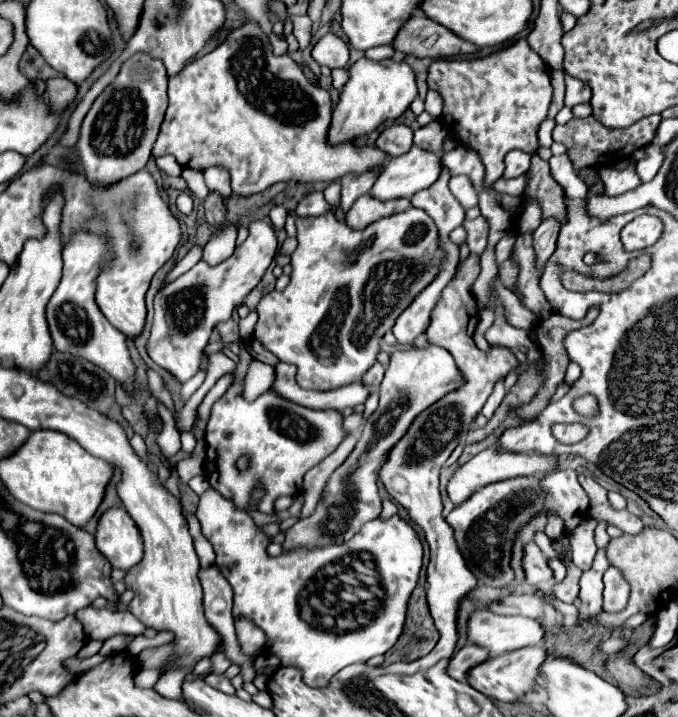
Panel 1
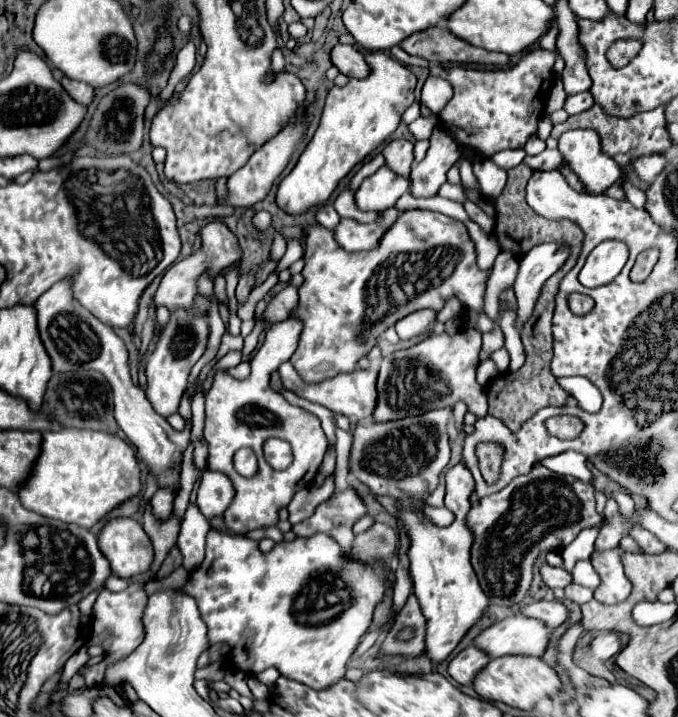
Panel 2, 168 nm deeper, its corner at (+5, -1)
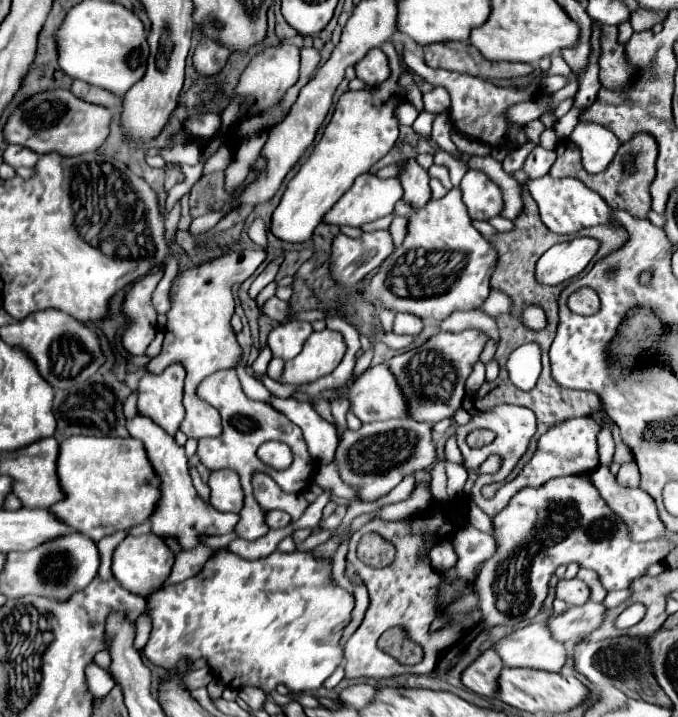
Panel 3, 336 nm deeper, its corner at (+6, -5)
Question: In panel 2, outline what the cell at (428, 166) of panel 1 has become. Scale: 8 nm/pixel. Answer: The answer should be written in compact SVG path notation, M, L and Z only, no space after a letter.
M385 165L361 183L355 191L355 203L361 211L385 211L397 203L409 185L409 179L399 177Z

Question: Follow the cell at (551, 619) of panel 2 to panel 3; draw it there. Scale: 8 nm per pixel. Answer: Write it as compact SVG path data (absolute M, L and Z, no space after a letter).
M588 601L580 607L568 607L564 613L554 613L546 623L552 637L562 643L576 643L602 623L604 611L606 607L602 603Z

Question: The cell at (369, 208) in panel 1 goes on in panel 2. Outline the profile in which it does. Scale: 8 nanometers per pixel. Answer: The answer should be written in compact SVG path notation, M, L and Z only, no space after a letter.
M391 207L375 223L369 223L369 225L357 223L353 219L341 219L333 235L335 235L335 241L349 253L377 249L381 237L393 225L393 221L397 221L397 217L399 217L399 211Z

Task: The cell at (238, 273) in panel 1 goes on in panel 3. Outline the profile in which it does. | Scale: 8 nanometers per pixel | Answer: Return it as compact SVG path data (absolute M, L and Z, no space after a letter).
M172 363L162 373L148 373L138 385L138 411L174 435L184 419L184 365Z

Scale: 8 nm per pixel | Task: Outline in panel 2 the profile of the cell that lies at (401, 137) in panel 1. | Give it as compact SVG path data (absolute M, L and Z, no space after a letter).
M399 139L391 141L383 147L383 155L387 161L387 167L393 169L401 177L409 177L411 163L413 163L413 143Z

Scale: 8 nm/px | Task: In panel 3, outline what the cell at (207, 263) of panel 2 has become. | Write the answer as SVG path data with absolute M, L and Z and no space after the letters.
M246 249L246 251L224 251L220 257L204 261L200 265L192 265L178 273L172 283L170 291L170 311L166 323L166 335L162 343L162 351L150 359L148 371L160 373L172 361L180 361L186 367L186 381L184 381L184 407L186 417L180 425L180 431L186 437L202 439L202 437L218 437L222 433L222 425L198 425L198 409L194 409L194 395L200 381L214 371L230 369L236 365L242 347L236 341L236 333L230 327L230 317L234 313L234 299L232 299L232 285L244 283L258 265L266 259L262 249Z

